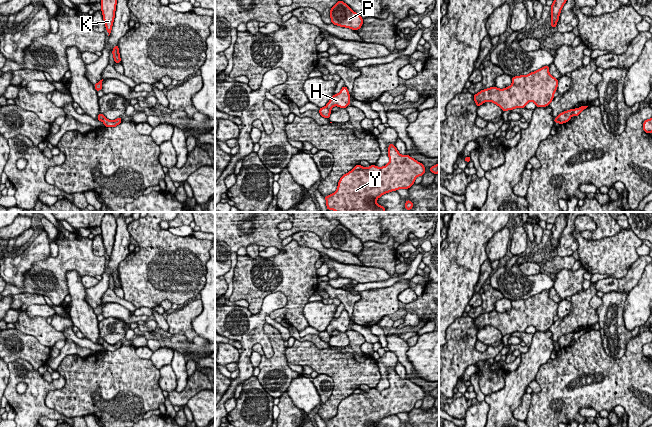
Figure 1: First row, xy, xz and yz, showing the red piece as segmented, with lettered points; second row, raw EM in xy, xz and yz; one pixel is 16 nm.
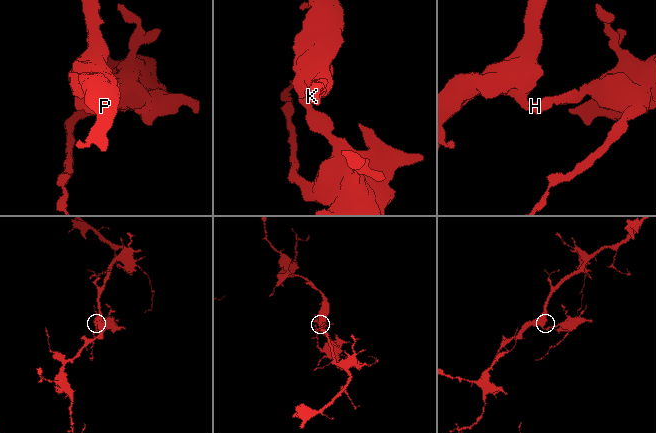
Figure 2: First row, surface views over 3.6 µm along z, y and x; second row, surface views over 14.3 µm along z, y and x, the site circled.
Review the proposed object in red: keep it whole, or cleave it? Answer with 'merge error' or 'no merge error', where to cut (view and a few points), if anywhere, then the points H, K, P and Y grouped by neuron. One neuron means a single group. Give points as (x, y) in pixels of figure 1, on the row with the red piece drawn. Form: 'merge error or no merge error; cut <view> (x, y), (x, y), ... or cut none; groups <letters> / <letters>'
merge error; cut xz (325, 106), (330, 111); groups H K P / Y

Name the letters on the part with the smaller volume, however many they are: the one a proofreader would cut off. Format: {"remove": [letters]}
{"remove": ["Y"]}

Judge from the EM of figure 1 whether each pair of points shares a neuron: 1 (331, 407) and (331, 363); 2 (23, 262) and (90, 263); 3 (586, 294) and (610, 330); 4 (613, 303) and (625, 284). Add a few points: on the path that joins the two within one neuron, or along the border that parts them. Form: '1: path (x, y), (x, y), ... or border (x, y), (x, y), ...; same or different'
1: path (337, 396), (339, 393), (339, 374); same
2: border (50, 256), (38, 260), (25, 273), (23, 283); different
3: border (595, 310), (598, 322); different
4: border (628, 292), (609, 291), (604, 294); different

